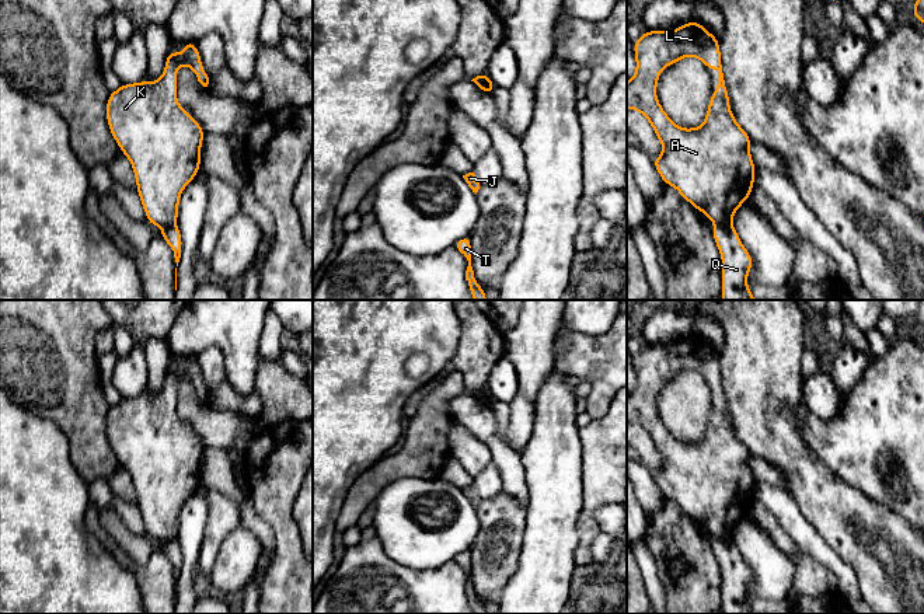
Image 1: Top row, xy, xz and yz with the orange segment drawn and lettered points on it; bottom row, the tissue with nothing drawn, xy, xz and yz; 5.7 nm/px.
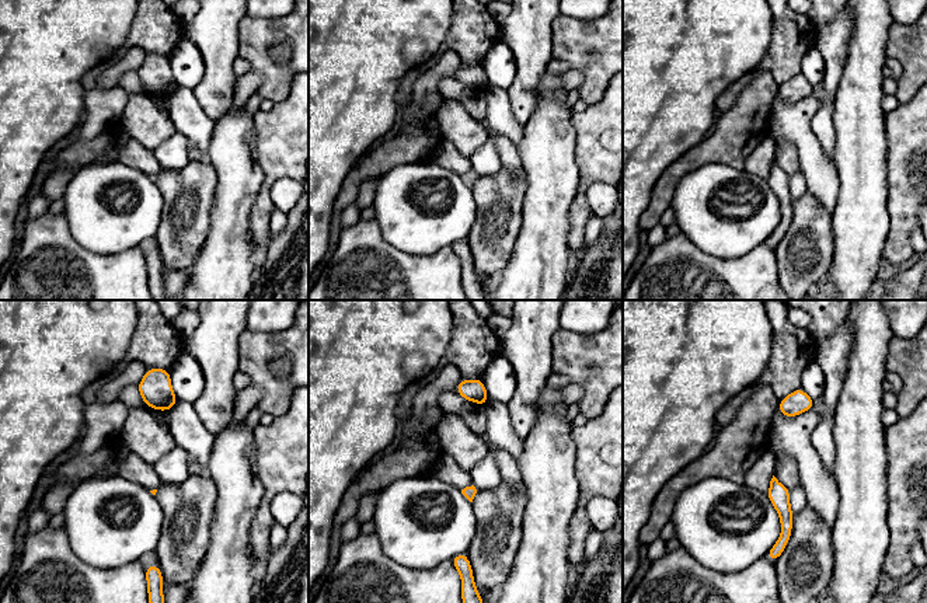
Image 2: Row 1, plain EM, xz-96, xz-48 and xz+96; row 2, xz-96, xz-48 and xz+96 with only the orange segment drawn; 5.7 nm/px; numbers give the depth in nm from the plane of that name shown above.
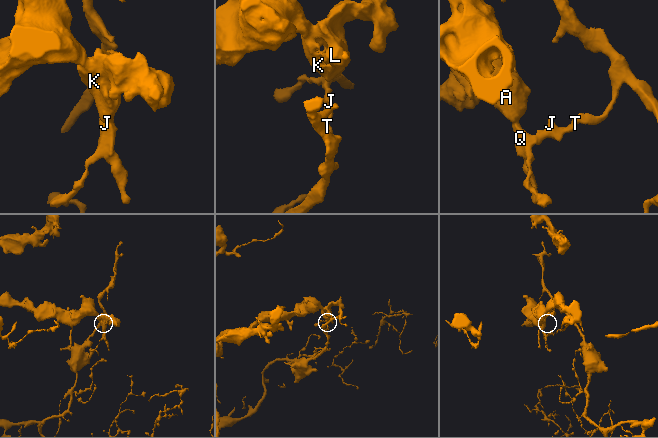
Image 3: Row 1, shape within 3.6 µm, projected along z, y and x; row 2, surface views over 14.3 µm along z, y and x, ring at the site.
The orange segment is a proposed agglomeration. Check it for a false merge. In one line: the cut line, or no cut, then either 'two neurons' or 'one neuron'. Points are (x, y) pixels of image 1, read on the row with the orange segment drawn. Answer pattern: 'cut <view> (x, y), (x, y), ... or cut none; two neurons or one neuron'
cut yz (729, 219), (717, 226); two neurons

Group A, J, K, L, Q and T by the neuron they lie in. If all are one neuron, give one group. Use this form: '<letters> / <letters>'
A K L / J Q T

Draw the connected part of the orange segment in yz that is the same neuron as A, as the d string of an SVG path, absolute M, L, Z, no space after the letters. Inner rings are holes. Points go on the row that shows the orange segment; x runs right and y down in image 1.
M694 20L673 31L644 32L639 39L634 41L634 53L637 70L632 79L627 83L627 108L641 112L648 119L663 146L662 154L658 158L651 158L660 174L663 184L674 186L679 193L695 207L695 210L705 213L716 226L731 220L740 205L750 196L754 186L756 167L750 156L752 139L747 136L746 130L738 125L729 107L729 95L721 64L719 41ZM688 56L698 57L708 70L718 70L718 87L712 91L704 123L700 128L683 129L677 126L660 107L656 97L656 86L659 74L665 67Z

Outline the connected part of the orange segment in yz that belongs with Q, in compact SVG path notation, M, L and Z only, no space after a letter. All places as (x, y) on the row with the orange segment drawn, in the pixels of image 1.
M731 220L715 226L712 237L722 259L722 300L756 300L746 285L753 261Z

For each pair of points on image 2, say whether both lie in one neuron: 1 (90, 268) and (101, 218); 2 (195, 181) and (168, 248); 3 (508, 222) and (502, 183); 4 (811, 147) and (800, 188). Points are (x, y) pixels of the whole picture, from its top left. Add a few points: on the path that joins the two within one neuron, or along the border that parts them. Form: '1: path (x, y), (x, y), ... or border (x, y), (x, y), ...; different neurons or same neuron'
1: border (69, 232), (77, 243), (96, 253), (126, 250); different neurons
2: path (188, 198), (185, 219), (174, 232); same neuron
3: path (502, 212), (502, 192); same neuron
4: border (800, 168), (808, 191); different neurons

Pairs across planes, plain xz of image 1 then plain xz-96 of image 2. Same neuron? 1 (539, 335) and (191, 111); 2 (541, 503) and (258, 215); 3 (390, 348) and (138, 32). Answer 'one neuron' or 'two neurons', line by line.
1: two neurons
2: two neurons
3: two neurons

